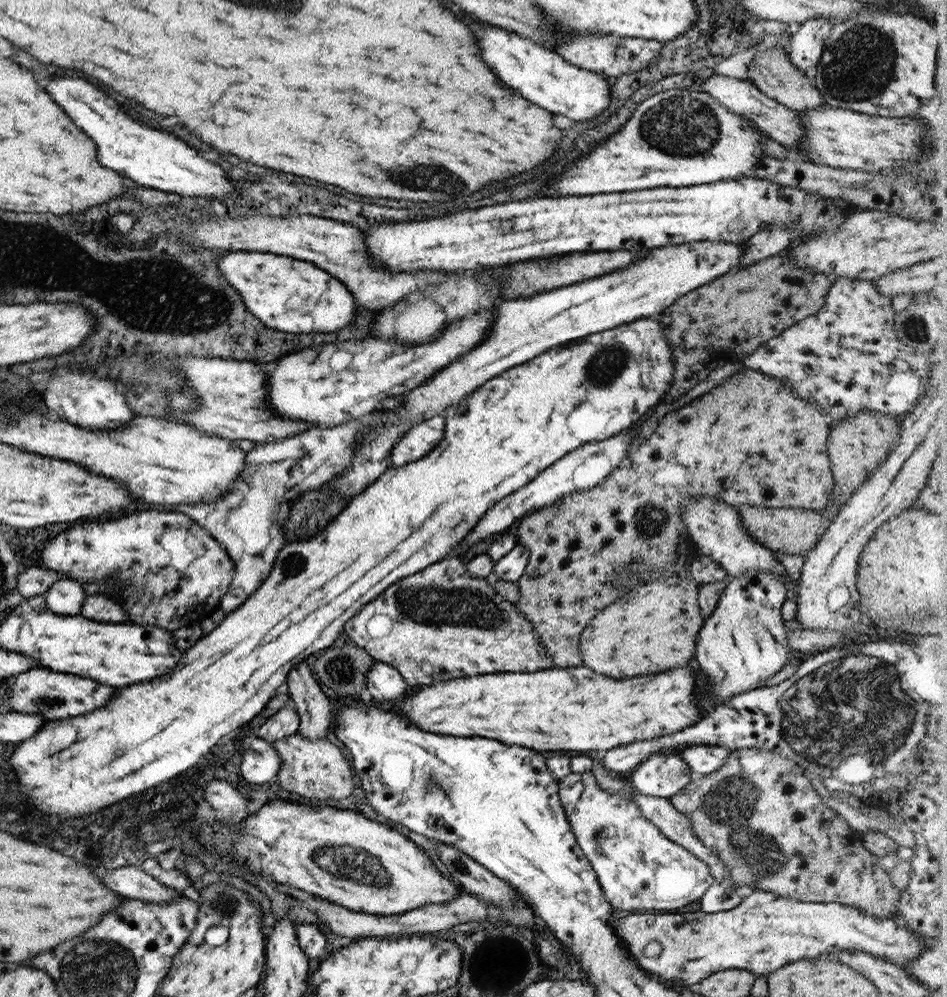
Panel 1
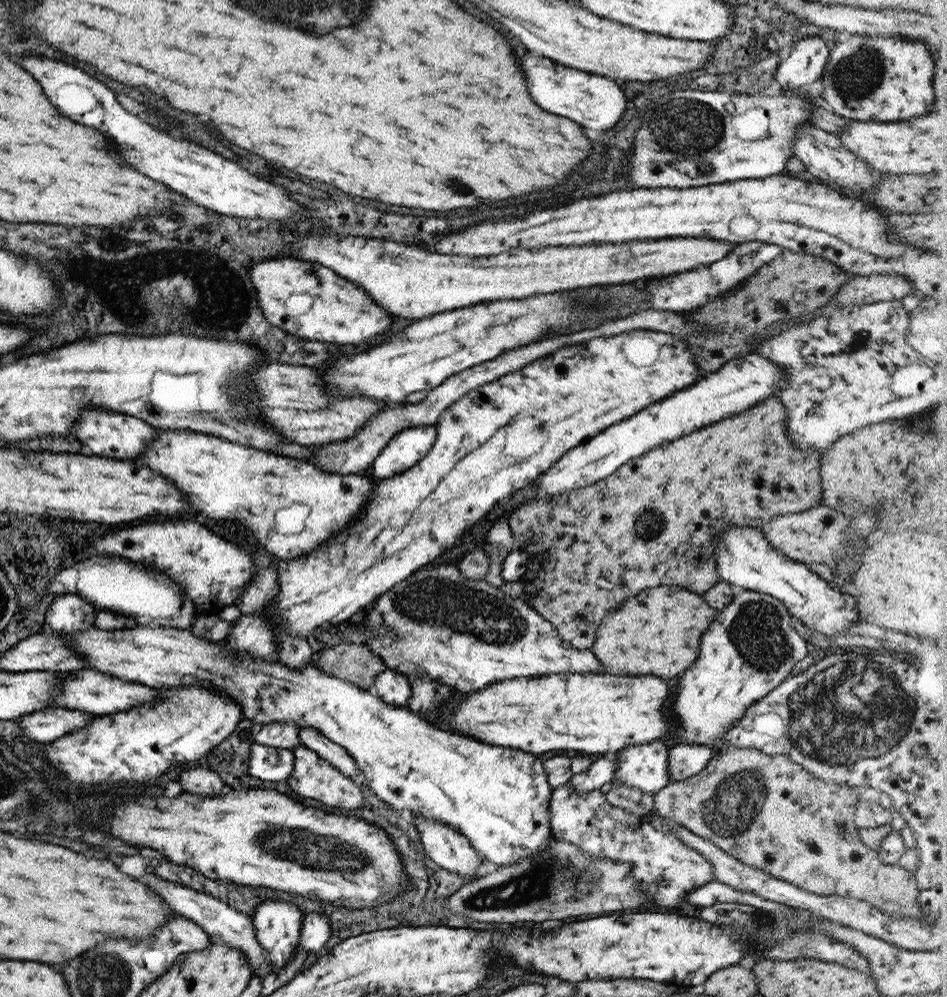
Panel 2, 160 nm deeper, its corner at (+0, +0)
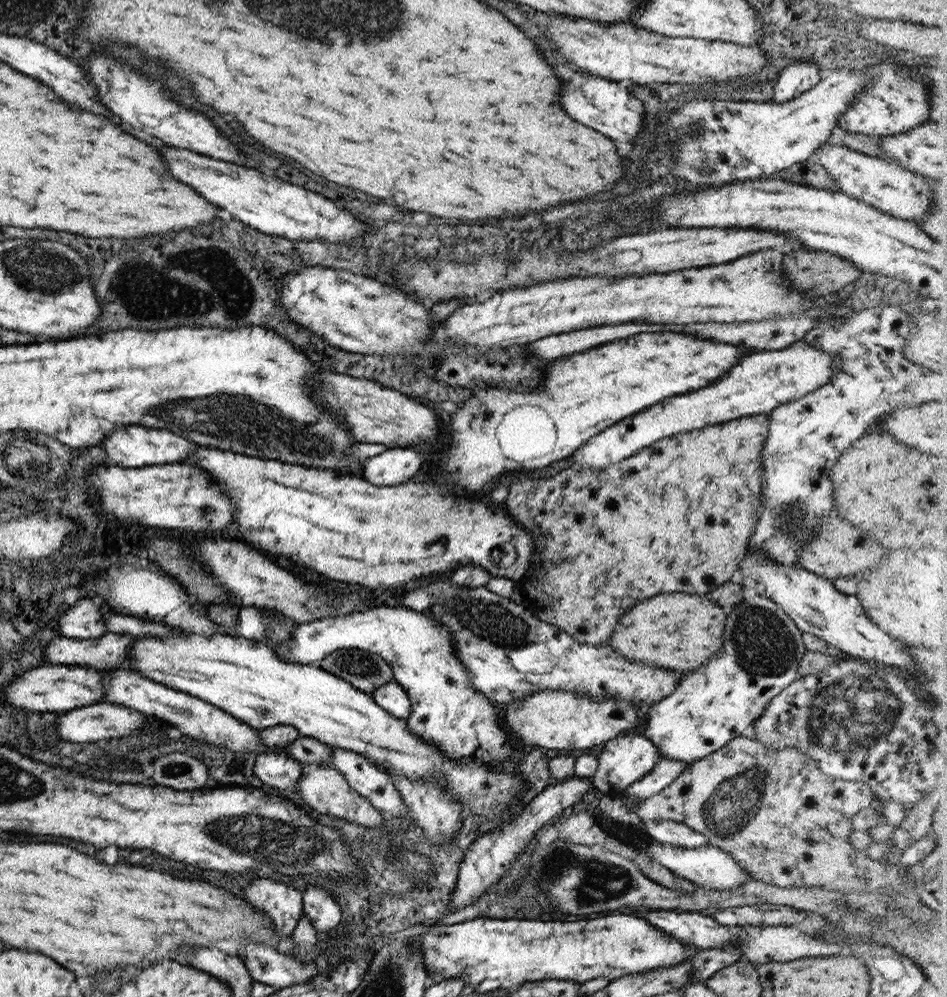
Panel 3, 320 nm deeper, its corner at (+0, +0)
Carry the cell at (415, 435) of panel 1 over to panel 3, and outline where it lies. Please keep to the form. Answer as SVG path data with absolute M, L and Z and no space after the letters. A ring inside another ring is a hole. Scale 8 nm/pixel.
M417 447L387 448L385 451L363 461L363 480L373 486L396 486L419 473L423 464Z

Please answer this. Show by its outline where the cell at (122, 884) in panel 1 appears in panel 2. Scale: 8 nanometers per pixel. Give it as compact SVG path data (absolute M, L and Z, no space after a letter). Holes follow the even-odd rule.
M143 874L141 876L141 882L149 884L155 892L174 910L174 914L179 914L194 922L205 932L208 936L212 936L219 942L224 942L230 948L236 948L240 950L240 953L247 959L253 975L259 978L263 978L268 974L267 970L267 955L266 950L257 942L254 935L254 928L252 927L252 921L250 918L236 908L230 908L229 905L221 902L218 898L207 895L207 892L199 892L195 890L189 890L189 888L183 888L183 886L177 886L177 884L171 884L171 882L165 882L165 880L159 879L159 877L151 876L149 874Z

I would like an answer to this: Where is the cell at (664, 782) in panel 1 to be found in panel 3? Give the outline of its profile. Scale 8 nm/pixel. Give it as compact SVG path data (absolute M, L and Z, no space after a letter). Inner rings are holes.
M625 734L613 737L604 742L601 752L598 754L598 765L595 774L591 778L592 786L606 795L619 792L628 787L632 782L637 782L645 774L651 772L654 762L660 759L658 749L645 737Z

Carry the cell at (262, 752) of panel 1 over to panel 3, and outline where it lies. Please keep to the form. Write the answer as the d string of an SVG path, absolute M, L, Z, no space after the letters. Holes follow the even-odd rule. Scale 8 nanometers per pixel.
M261 752L256 756L253 772L255 776L277 791L296 790L298 780L301 776L302 766L287 755Z

